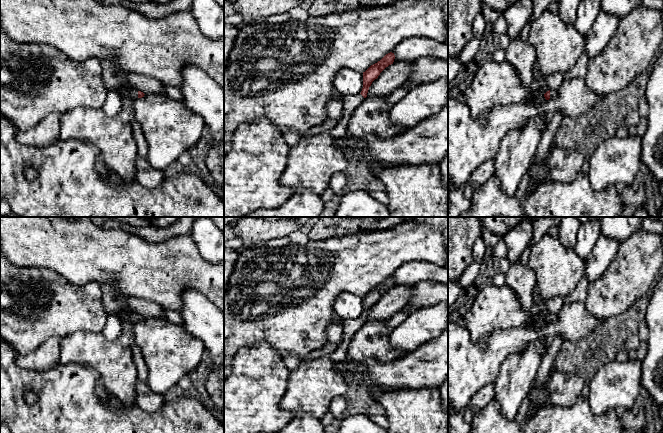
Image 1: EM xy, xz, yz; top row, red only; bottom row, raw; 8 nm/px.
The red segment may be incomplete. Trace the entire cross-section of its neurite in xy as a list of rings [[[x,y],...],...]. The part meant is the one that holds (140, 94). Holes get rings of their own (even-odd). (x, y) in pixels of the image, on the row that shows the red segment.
[[[122,89],[120,91],[120,94],[121,95],[129,95],[133,99],[133,101],[135,101],[138,98],[142,98],[145,95],[143,92],[138,91],[136,89]]]

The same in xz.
[[[390,52],[386,54],[380,61],[371,65],[365,72],[363,72],[363,88],[360,94],[343,96],[343,116],[338,124],[331,130],[336,137],[345,137],[345,135],[347,134],[348,122],[353,111],[367,97],[367,93],[372,82],[378,78],[380,73],[386,67],[393,64],[394,59],[394,53]]]

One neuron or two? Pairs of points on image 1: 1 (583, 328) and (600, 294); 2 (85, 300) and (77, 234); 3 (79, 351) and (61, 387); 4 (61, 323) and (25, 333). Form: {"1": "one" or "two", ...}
{"1": "two", "2": "two", "3": "two", "4": "one"}

